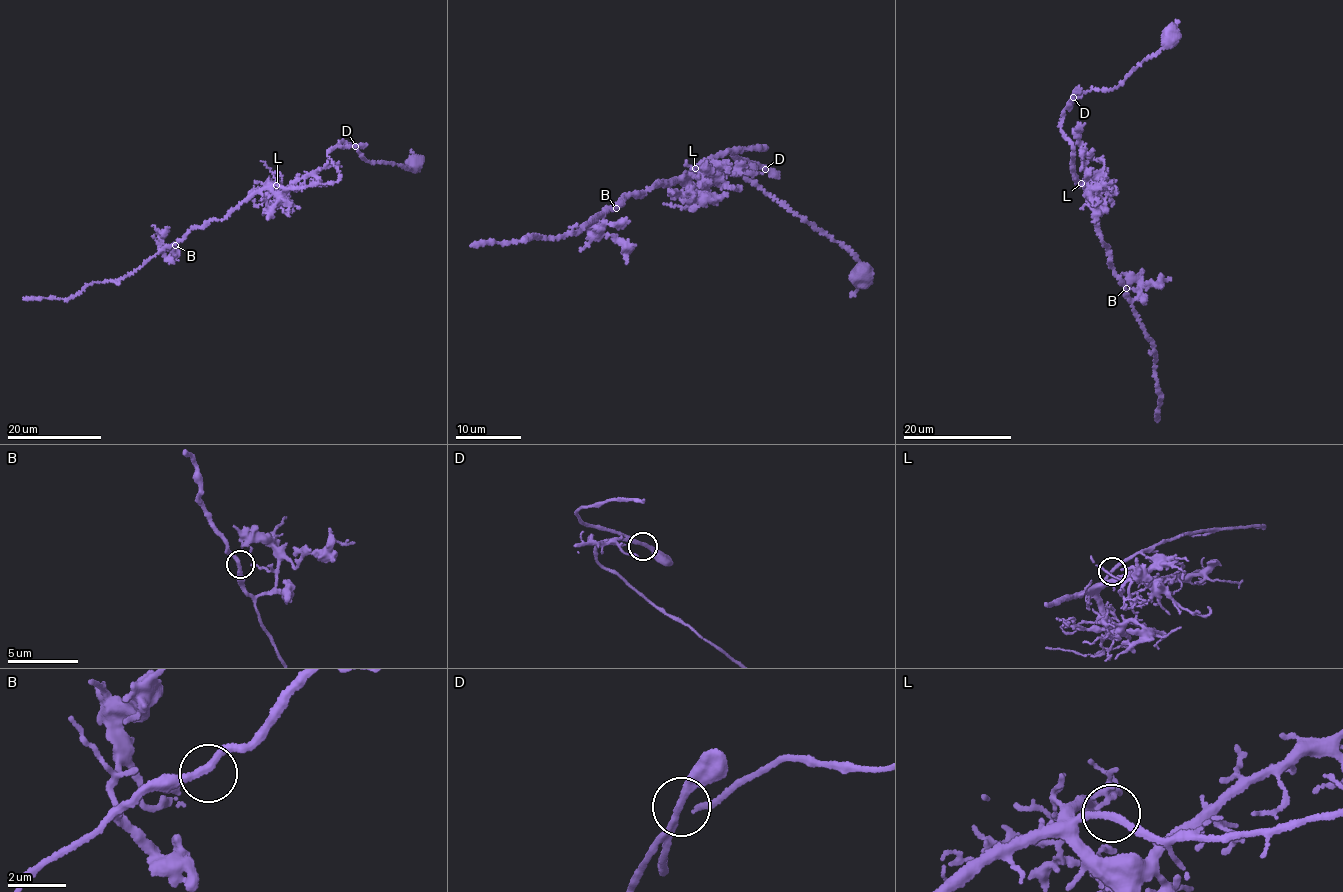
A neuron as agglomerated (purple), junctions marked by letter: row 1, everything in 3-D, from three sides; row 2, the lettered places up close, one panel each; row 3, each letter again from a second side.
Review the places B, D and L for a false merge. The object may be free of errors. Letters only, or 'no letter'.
no letter

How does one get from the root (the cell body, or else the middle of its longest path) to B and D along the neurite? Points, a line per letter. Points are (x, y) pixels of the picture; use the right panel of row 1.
B: (1084, 186), (1109, 262), (1126, 288)
D: (1084, 186), (1079, 185), (1074, 174), (1073, 144), (1060, 129), (1062, 116), (1073, 97)

